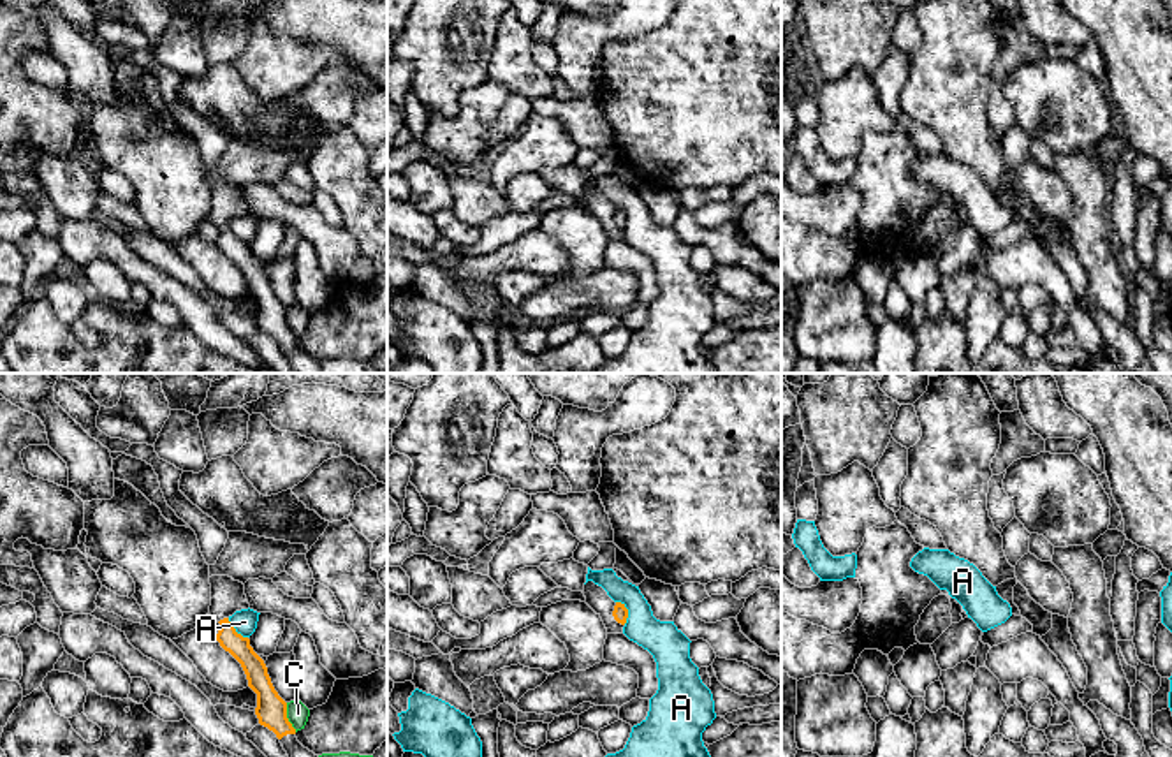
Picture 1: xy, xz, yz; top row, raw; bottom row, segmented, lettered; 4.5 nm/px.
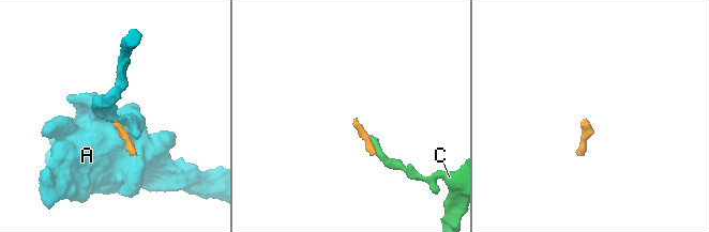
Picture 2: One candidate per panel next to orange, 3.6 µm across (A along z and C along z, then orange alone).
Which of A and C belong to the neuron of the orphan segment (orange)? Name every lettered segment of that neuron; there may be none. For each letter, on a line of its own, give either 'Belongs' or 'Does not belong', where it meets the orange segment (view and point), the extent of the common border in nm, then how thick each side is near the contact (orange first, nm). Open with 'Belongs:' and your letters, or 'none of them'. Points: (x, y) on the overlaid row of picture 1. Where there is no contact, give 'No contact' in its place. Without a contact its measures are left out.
Belongs: none of them
A: Does not belong. Touches orange at xz (627, 611). Shared border 120 nm. Thickness 70 nm (orange) against 180 nm
C: Does not belong. Touches orange at xy (285, 717). Shared border 140 nm. Thickness 140 nm (orange) against 100 nm

